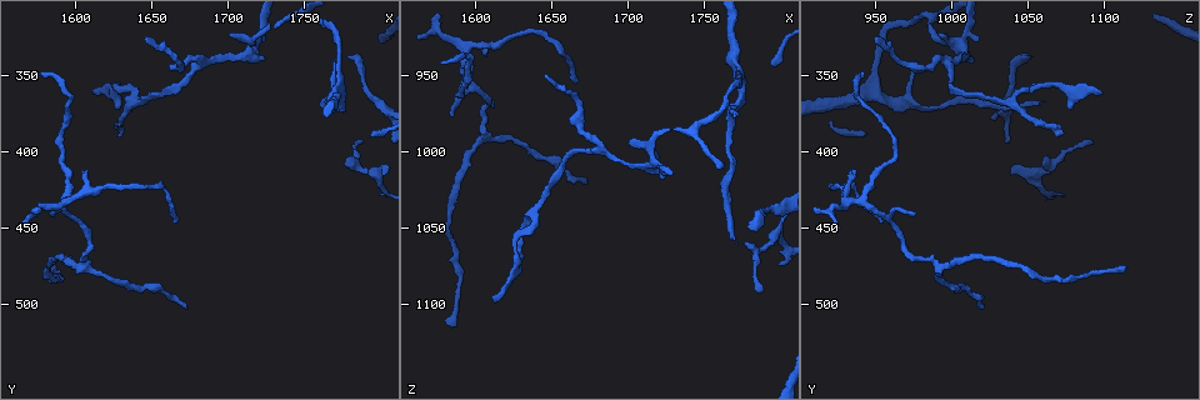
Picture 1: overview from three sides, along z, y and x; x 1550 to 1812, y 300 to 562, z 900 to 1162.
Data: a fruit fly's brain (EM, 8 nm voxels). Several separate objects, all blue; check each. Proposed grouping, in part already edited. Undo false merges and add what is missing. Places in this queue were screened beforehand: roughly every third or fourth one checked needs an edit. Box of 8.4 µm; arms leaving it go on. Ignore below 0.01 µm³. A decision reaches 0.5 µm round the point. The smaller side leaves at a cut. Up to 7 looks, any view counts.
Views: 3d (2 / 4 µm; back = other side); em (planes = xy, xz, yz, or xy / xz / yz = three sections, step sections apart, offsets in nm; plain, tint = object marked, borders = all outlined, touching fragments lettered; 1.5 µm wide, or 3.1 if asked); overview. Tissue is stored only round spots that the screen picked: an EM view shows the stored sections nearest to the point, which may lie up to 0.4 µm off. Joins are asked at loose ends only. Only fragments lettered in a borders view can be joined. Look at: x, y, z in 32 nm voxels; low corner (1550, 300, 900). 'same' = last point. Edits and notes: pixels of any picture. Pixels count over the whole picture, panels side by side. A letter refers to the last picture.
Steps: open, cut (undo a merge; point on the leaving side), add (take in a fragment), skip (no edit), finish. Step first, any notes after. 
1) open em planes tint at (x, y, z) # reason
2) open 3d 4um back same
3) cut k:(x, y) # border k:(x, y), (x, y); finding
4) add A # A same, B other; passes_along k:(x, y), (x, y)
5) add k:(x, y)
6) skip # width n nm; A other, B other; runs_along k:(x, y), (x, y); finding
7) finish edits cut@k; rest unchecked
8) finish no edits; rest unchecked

open em planes borders at (1584, 444, 976) # thin end

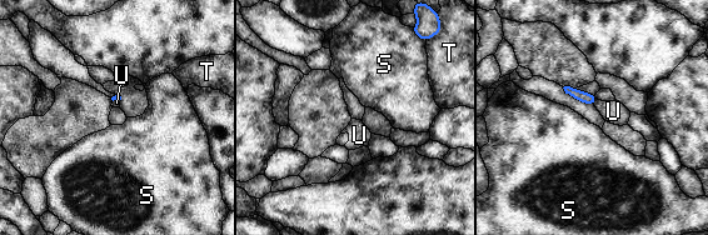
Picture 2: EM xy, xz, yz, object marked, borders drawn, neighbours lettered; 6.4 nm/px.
skip # S other, T other, U other; none of them fits

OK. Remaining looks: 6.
open 3d 4um at (1606, 412, 938) # free end

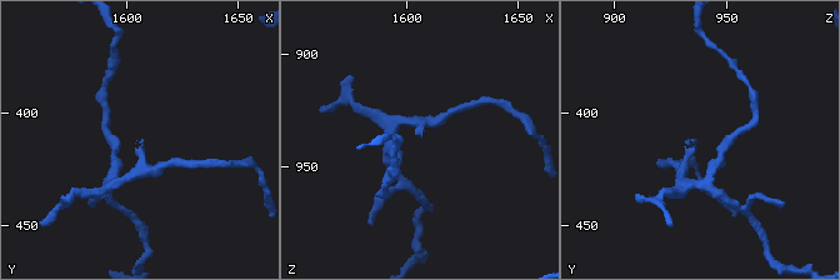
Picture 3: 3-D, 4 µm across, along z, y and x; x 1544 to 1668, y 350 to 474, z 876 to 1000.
open em 3.1um planes borders at (1606, 412, 936)

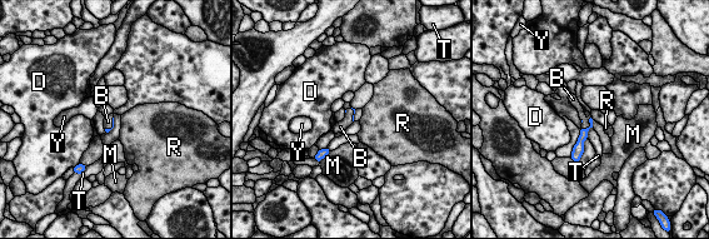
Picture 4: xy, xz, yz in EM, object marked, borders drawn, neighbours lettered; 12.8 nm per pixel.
add B # longest_contact B 220 nm; B same, D other, M other, R other, T other, Y other; passes_along 4:(584, 134), (589, 127), (585, 124); it goes on there

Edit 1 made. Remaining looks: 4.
finish edits add@4; rest unchecked

